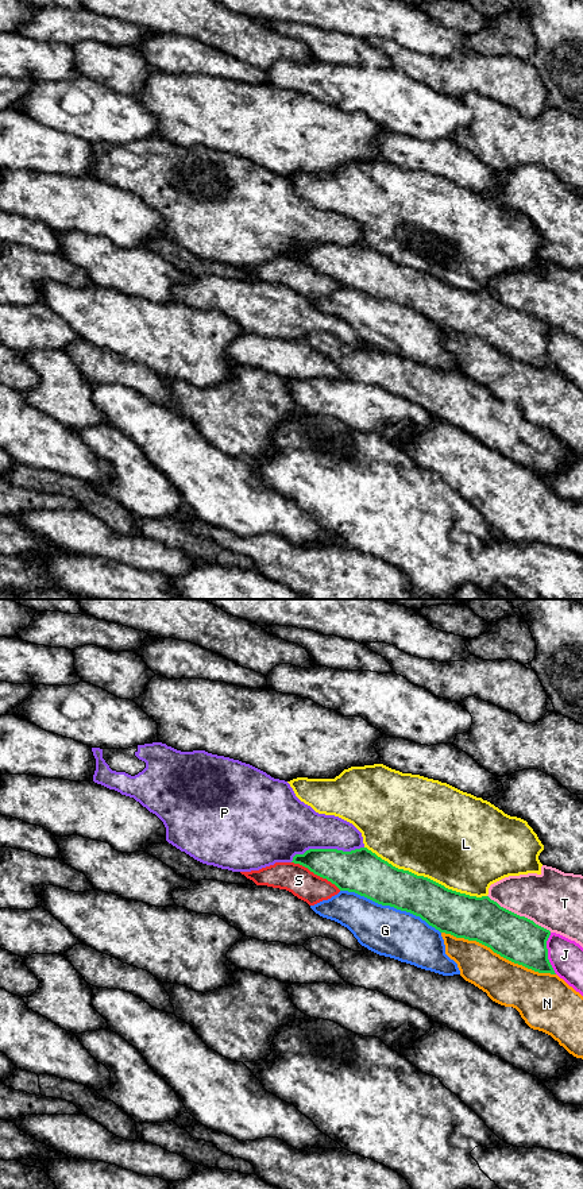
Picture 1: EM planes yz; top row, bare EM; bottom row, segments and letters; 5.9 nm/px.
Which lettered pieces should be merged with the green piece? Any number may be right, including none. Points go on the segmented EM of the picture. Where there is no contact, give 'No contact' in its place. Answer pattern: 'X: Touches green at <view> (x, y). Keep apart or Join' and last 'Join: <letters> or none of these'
G: Touches green at yz (390, 906). Keep apart
J: Touches green at yz (547, 953). Keep apart
L: Touches green at yz (425, 877). Keep apart
N: Touches green at yz (498, 953). Keep apart
P: Touches green at yz (325, 849). Keep apart
S: Touches green at yz (316, 873). Keep apart
T: Touches green at yz (518, 915). Keep apart
Join: none of these

